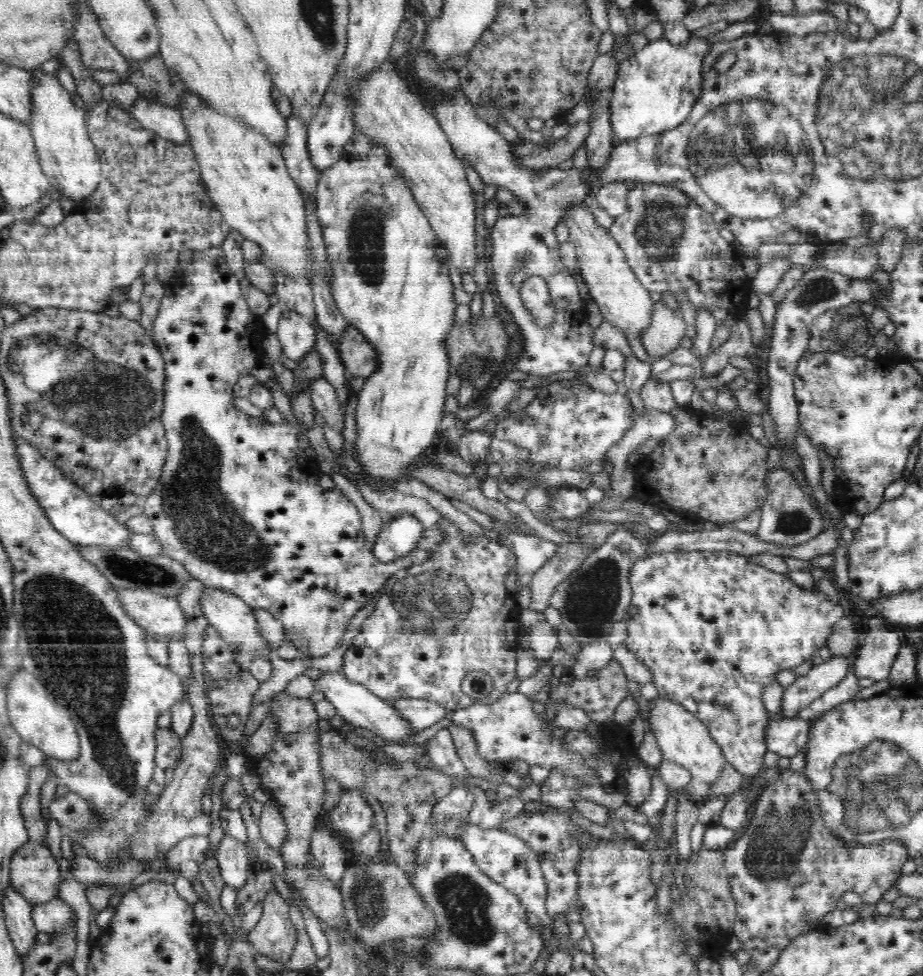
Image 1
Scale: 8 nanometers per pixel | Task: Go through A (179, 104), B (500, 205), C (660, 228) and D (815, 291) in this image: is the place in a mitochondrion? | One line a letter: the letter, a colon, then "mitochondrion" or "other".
A: other
B: other
C: mitochondrion
D: mitochondrion

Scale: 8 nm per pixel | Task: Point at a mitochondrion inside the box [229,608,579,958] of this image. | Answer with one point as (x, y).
(468, 908)

